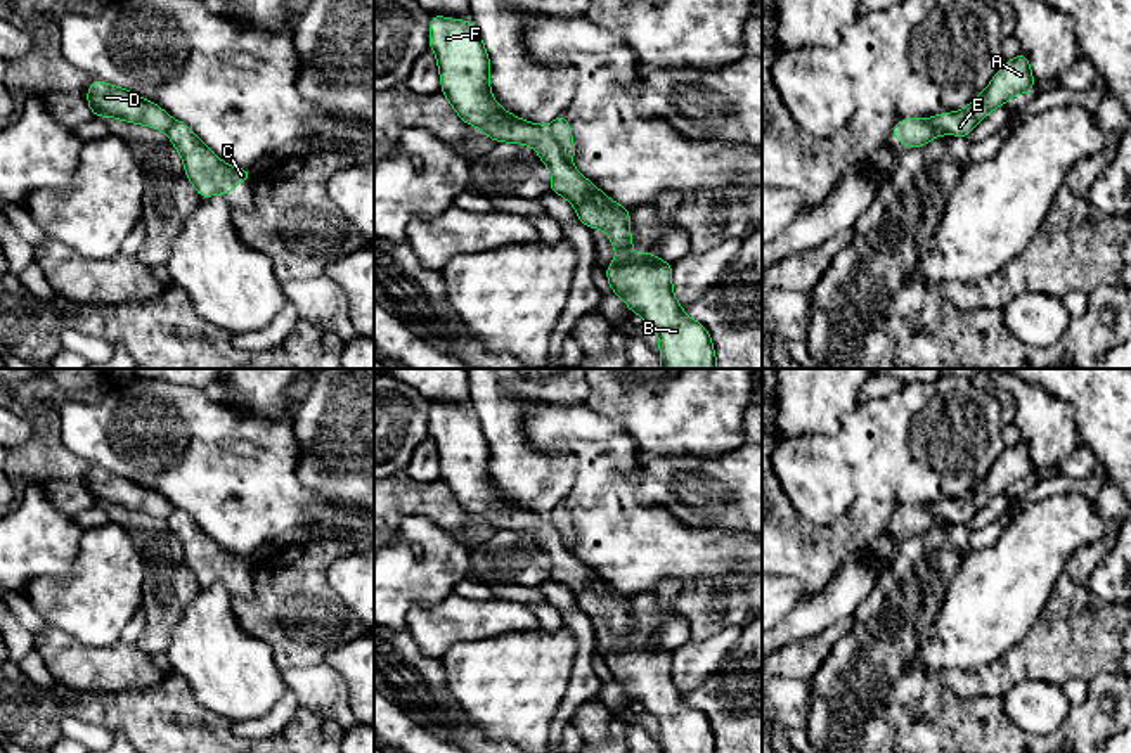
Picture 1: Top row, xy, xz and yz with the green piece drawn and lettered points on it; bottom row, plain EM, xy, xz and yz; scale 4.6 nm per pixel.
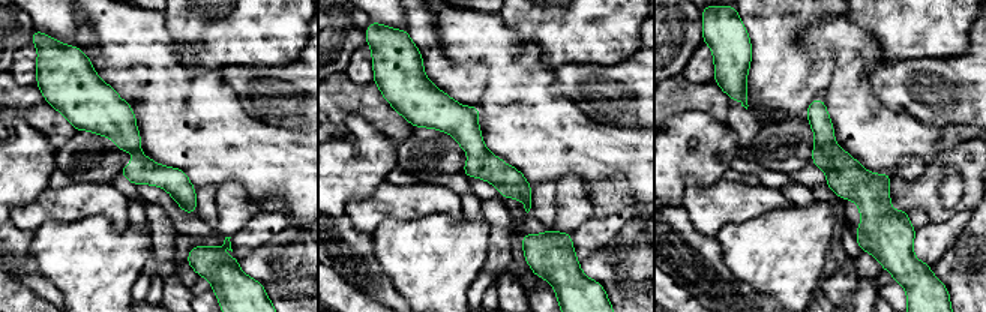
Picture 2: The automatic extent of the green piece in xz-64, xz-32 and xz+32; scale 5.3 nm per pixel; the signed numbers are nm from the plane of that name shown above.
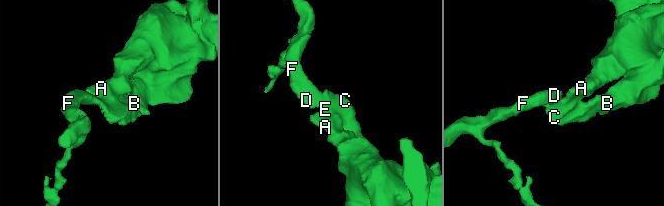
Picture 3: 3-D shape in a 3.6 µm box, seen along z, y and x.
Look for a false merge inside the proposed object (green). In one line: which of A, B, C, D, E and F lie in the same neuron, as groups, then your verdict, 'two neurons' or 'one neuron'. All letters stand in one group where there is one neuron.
A D E F / B C; two neurons

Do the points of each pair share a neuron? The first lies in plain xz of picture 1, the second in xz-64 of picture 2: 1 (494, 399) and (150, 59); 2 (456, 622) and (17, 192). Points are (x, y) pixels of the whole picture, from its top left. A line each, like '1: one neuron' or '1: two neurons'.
1: two neurons
2: two neurons

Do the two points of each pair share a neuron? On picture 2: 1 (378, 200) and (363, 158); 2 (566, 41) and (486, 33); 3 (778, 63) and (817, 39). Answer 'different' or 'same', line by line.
1: different
2: different
3: different

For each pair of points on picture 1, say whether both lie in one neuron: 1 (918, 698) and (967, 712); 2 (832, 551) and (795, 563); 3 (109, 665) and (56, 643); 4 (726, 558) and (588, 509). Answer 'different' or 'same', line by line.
1: same
2: same
3: same
4: same

